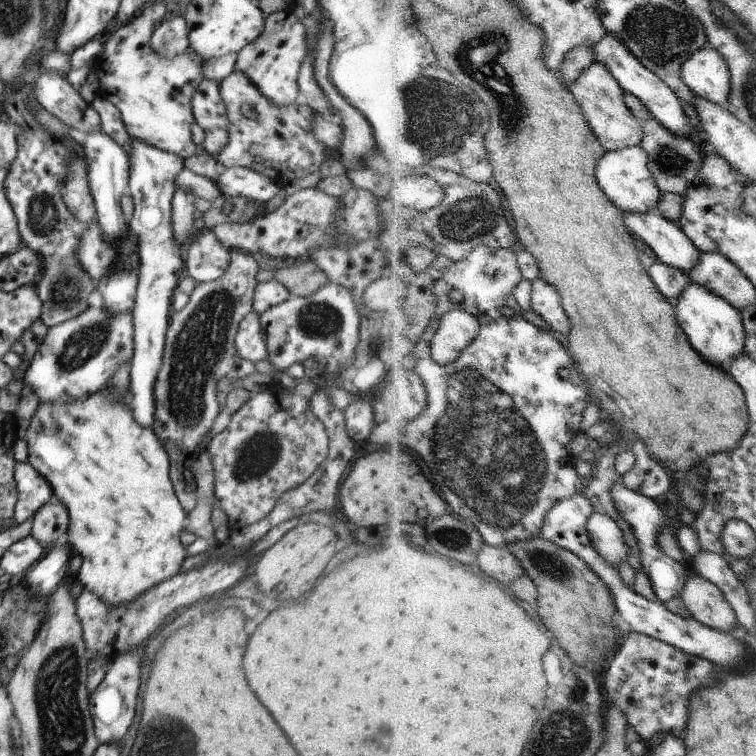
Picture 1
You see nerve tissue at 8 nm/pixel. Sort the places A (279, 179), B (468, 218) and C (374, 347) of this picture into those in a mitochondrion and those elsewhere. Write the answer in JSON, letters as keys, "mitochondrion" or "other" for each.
{"A":"other","B":"mitochondrion","C":"mitochondrion"}

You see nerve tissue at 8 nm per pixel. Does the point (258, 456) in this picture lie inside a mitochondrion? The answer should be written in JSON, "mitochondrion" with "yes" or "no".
{"mitochondrion":"yes"}

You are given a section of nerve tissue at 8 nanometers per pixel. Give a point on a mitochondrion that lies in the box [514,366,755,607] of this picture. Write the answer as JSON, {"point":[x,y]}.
{"point":[557,568]}

